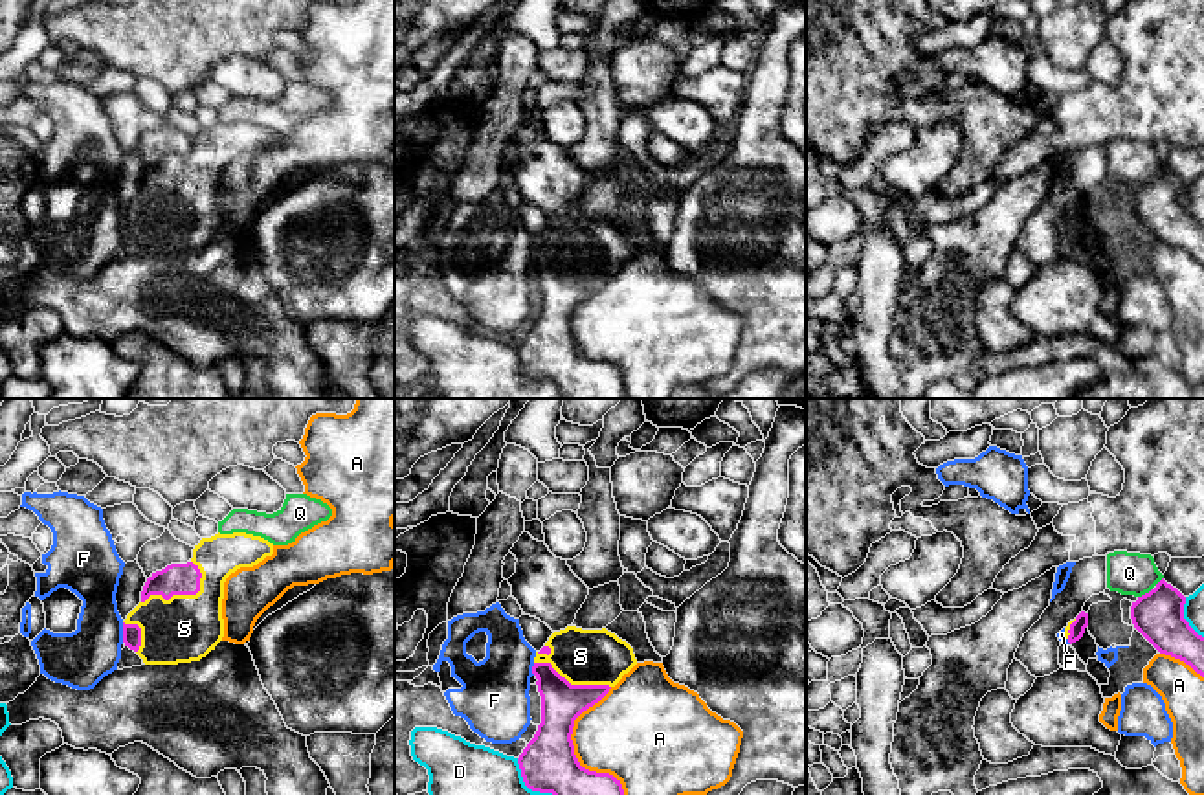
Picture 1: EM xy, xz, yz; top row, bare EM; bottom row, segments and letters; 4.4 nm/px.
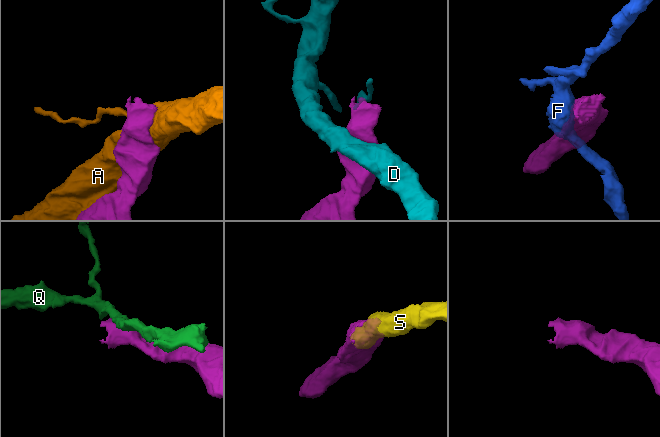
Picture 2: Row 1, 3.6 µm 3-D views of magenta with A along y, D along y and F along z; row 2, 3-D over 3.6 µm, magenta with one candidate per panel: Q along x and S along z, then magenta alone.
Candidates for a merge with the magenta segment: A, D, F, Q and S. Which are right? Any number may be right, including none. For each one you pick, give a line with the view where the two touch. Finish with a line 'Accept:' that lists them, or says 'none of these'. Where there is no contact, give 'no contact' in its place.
S: contact in xy
Accept: S

